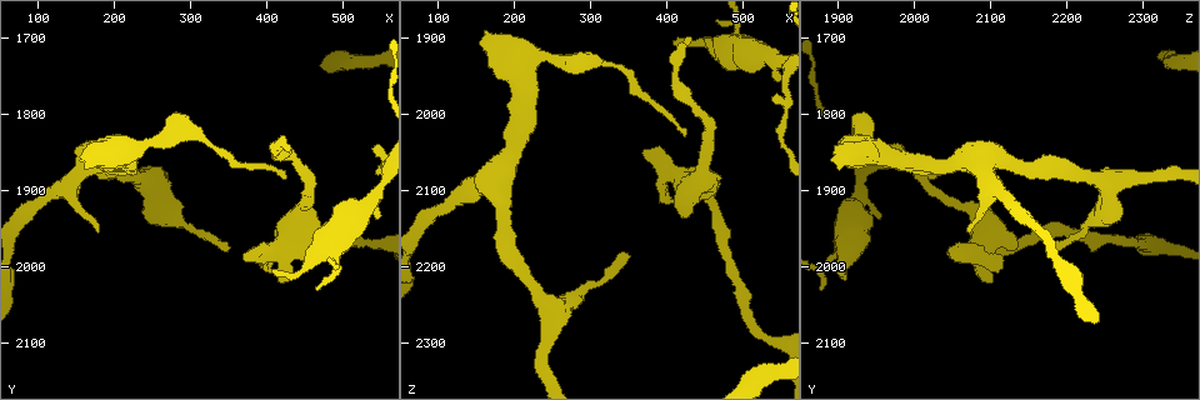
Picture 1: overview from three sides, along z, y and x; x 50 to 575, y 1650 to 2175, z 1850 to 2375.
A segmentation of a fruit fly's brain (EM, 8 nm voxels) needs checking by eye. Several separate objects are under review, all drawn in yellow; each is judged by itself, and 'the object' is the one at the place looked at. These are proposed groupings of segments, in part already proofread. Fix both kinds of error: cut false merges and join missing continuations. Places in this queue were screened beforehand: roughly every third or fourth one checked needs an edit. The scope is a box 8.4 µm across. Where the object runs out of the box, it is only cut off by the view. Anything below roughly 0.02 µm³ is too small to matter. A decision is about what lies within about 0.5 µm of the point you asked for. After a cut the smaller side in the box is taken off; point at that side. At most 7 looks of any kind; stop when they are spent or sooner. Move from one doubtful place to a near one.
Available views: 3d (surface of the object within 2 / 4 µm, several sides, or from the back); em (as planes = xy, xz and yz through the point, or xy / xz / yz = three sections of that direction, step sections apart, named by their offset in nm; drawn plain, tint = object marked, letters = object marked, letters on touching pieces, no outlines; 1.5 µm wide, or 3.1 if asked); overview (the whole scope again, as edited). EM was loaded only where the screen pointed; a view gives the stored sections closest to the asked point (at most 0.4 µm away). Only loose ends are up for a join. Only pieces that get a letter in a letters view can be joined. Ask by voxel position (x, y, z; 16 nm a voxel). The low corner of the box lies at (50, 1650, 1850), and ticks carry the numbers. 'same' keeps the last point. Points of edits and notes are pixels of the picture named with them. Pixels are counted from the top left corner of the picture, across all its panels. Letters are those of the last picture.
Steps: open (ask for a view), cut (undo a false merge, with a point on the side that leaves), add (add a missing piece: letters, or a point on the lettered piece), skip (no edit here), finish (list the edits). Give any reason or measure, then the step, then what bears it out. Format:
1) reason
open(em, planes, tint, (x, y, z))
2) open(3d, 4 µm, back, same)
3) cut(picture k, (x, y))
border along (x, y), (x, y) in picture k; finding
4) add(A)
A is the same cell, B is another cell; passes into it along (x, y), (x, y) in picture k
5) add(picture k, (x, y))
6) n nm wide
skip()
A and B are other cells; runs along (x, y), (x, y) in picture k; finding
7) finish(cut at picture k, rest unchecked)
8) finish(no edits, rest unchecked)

end of a long branch
open(3d, 4 µm, (430, 1850, 1895))

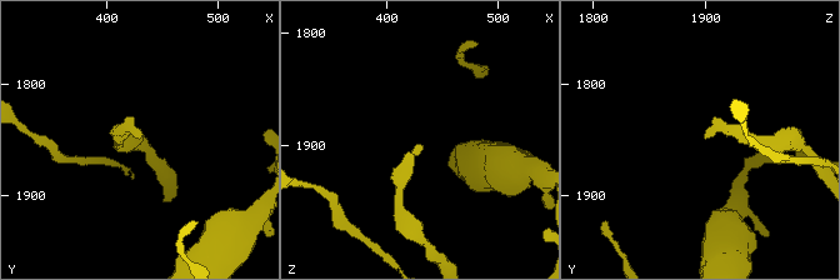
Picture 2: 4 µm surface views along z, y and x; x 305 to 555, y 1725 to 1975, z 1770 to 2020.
open(em, planes, plain, (430, 1850, 1898))

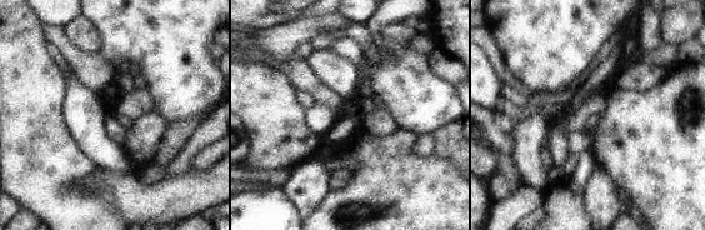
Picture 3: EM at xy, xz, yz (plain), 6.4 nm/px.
what lies round it
open(em, planes, letters, same)

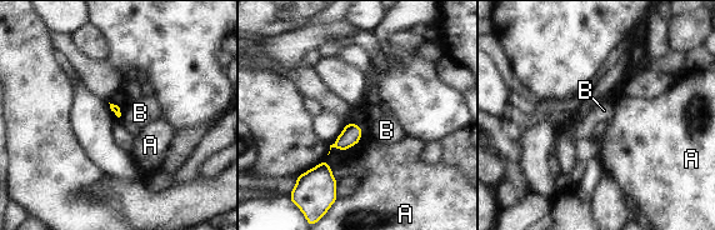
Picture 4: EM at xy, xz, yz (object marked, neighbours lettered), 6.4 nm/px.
skip()
A and B are other cells; border along (121, 113), (119, 116) in picture 4; no lettered piece goes on from it

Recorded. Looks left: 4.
calibre changes
open(3d, 2 µm, (275, 1935, 2240))

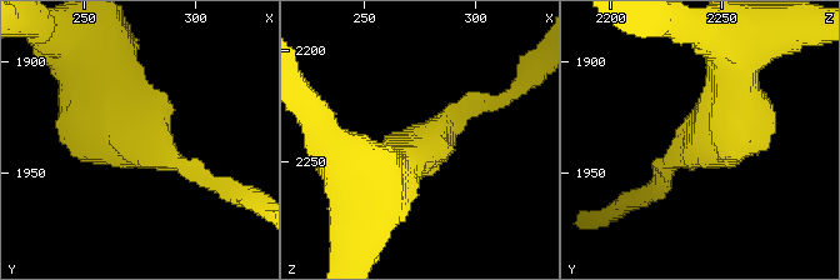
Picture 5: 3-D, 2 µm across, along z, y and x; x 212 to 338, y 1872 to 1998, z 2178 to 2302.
need the tissue
open(em, yz, step 8, tint, (277, 1934, 2244))

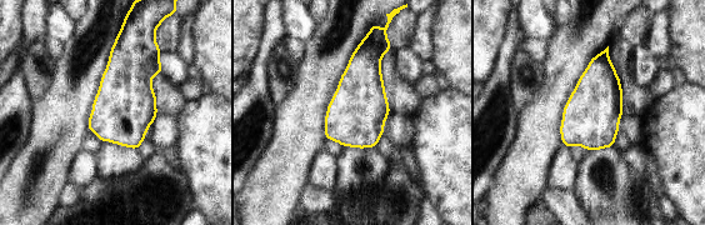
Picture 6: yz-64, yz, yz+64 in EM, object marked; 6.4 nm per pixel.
open(em, planes, letters, same)

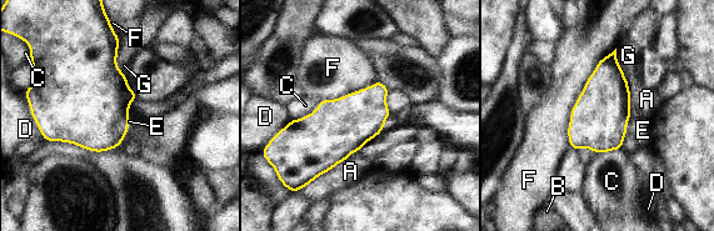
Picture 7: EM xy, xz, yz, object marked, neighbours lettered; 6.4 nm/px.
skip()
A, B, C, D, E, F and G are other cells; border along (629, 117), (627, 131) in picture 7; all the same cell

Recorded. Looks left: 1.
stops while still wide
open(em, planes, letters, (160, 1865, 1890))

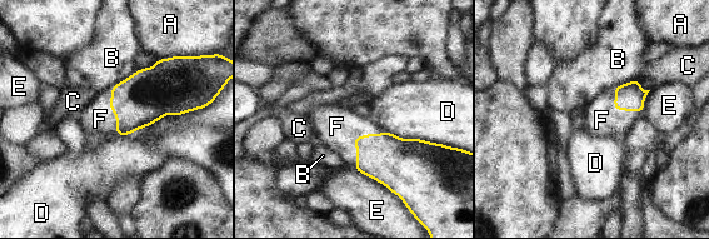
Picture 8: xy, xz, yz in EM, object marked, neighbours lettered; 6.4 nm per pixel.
add(F)
F is the same cell, A, B, C, D and E are other cells; passes into it along (385, 158), (355, 138), (336, 127) in picture 8; it goes on there

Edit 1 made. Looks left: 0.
finish(add at picture 8, rest unchecked)

